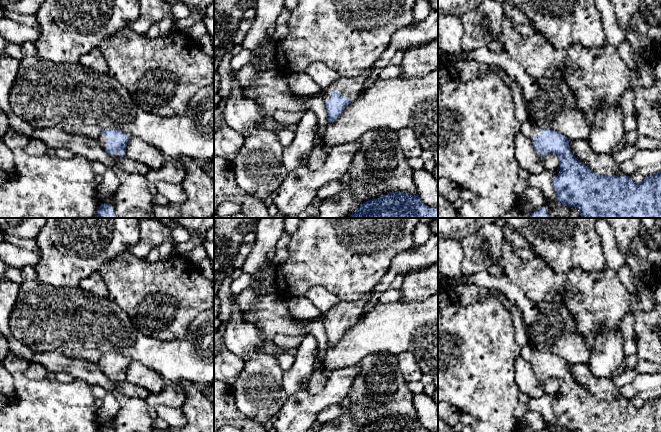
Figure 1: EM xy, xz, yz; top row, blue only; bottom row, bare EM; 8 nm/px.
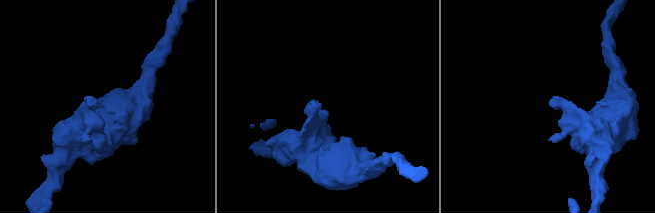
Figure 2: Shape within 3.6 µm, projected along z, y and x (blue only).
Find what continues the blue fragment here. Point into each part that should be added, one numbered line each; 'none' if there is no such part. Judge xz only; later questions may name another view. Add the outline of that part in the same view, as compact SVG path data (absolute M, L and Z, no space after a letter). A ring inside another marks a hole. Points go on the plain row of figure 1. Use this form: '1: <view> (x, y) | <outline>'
1: xz (301, 308) | M367 293L358 300L341 301L333 308L322 313L310 300L305 297L289 298L286 300L289 313L297 320L313 320L320 318L324 325L329 325L332 316L337 315L344 322L355 324L362 316L371 293Z

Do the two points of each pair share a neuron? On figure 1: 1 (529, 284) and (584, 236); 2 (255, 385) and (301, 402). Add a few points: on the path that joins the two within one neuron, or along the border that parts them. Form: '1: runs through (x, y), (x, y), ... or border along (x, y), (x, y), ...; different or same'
1: border along (535, 254), (556, 272), (573, 269); different
2: border along (288, 395), (274, 416); different

